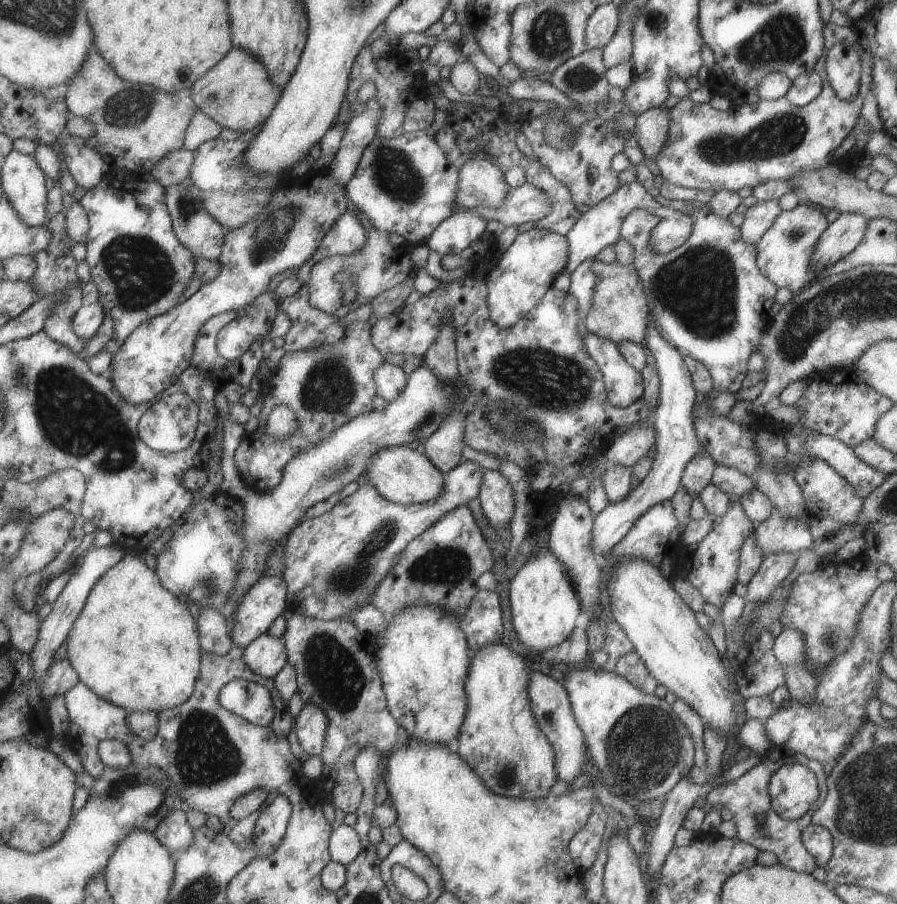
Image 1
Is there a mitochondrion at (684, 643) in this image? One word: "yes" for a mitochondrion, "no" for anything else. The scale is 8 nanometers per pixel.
no

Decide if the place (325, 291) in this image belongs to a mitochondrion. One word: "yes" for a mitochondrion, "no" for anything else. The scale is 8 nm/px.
no

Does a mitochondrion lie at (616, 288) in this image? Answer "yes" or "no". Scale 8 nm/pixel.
no

